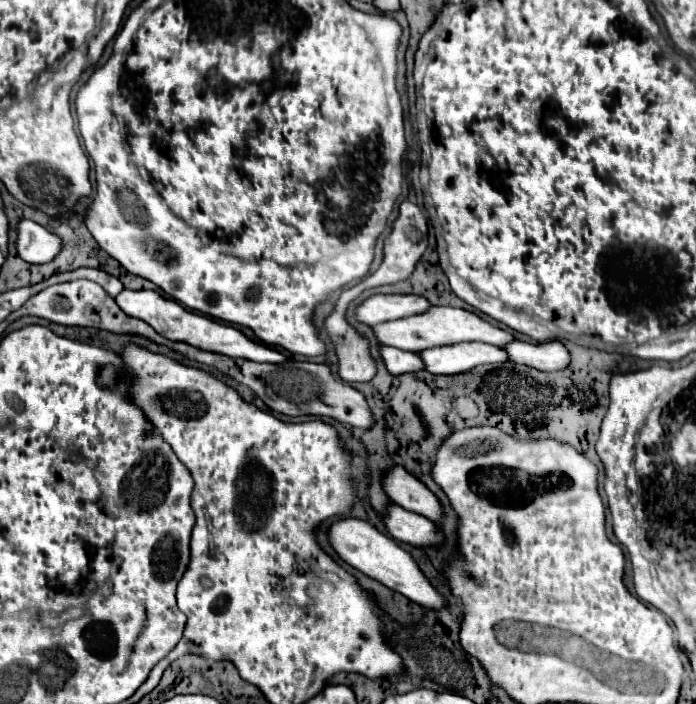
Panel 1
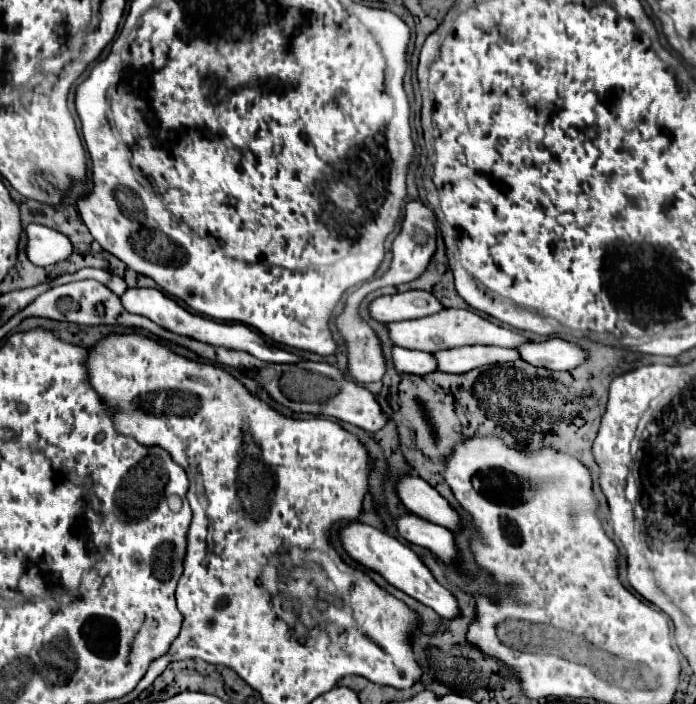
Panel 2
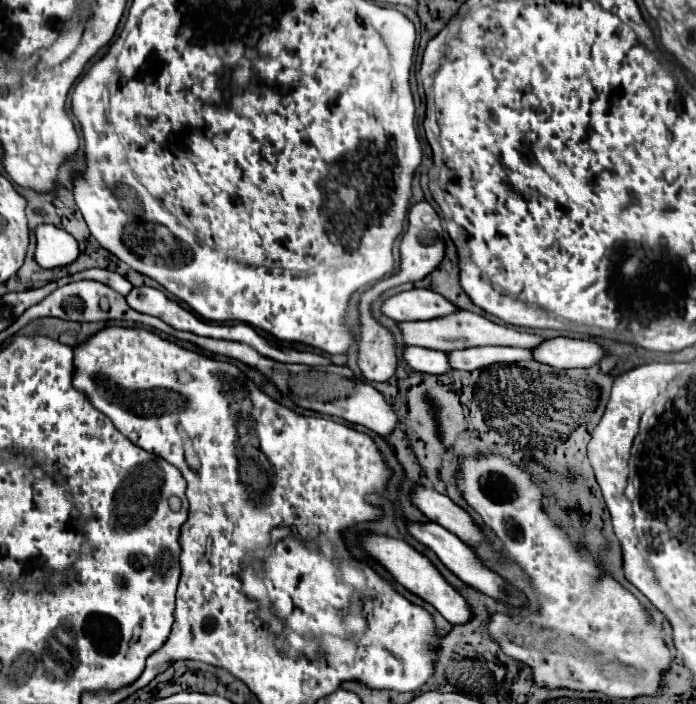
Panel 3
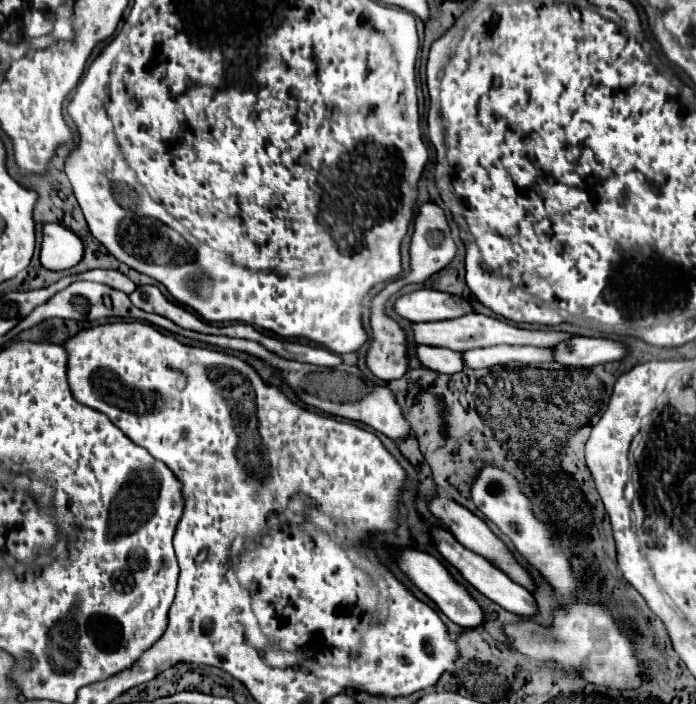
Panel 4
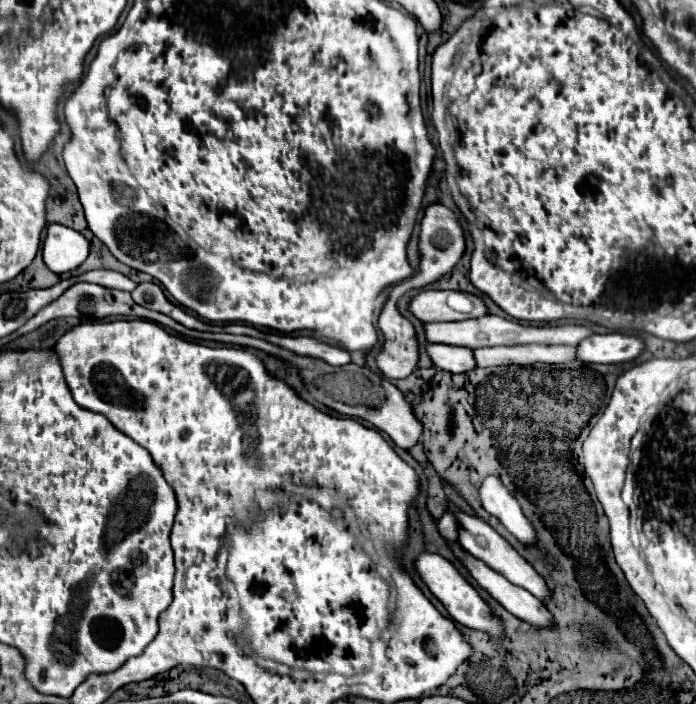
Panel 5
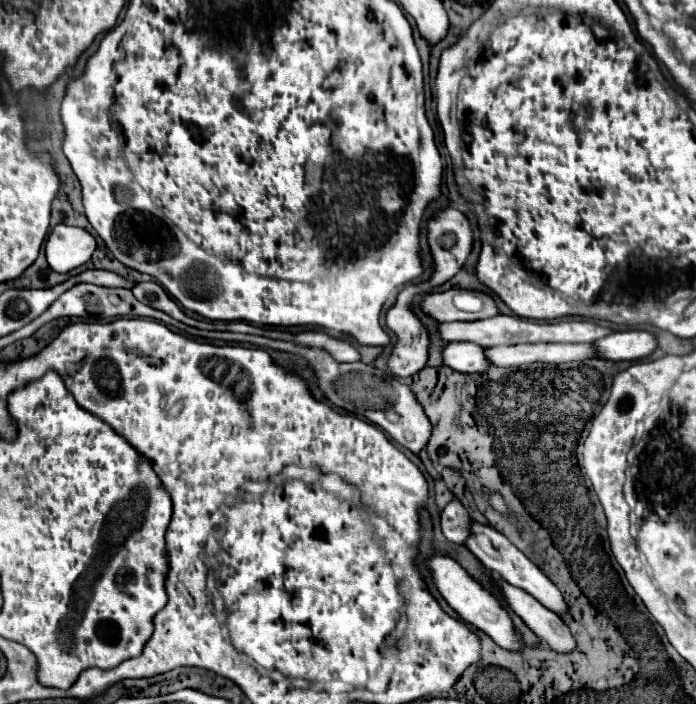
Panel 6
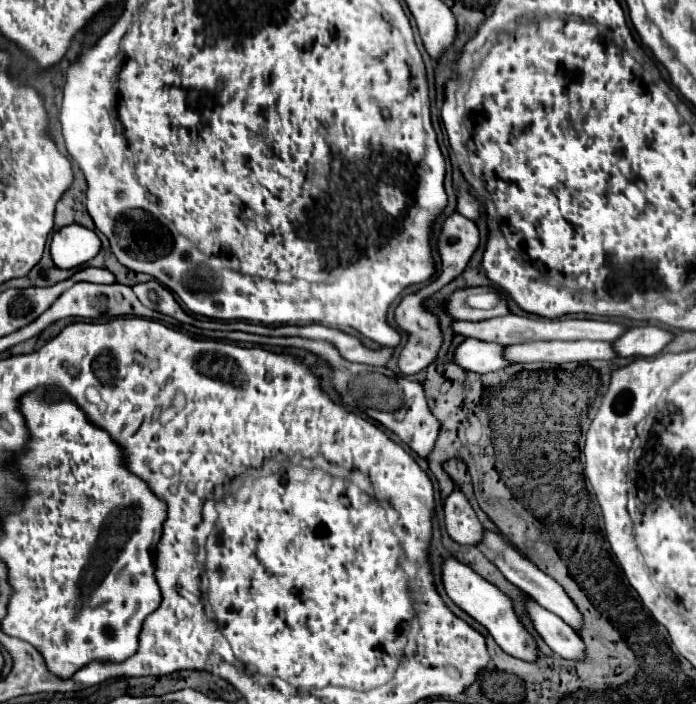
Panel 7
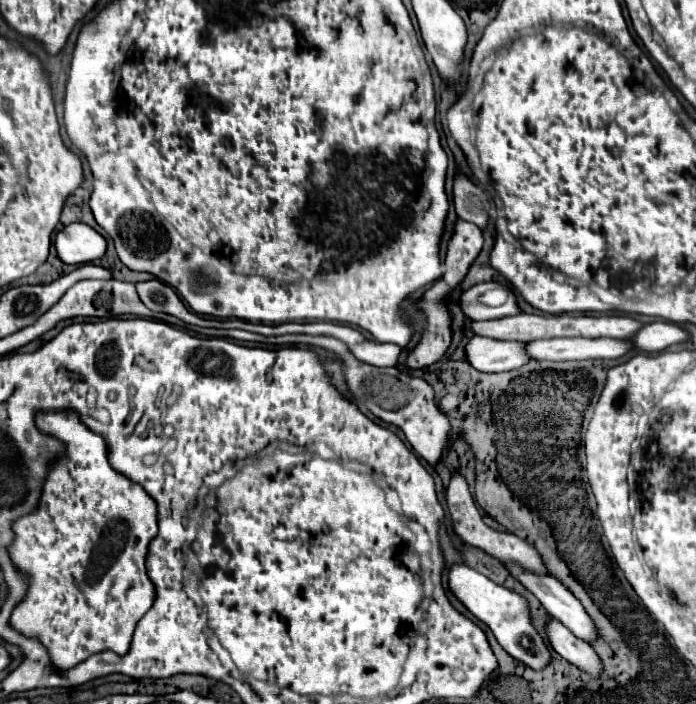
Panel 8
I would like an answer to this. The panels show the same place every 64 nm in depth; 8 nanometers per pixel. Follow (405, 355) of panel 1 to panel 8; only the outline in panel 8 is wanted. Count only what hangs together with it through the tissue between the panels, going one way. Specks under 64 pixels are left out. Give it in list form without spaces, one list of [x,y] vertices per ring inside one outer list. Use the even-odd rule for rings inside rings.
[[[472,336],[464,346],[464,354],[466,362],[478,372],[506,372],[528,362],[522,342],[500,342],[482,336]]]

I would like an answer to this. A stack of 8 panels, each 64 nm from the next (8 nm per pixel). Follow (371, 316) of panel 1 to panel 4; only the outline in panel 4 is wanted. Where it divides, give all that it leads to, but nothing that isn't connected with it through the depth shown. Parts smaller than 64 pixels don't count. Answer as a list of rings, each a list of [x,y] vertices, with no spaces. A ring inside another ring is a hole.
[[[422,288],[422,290],[402,294],[394,302],[394,310],[398,316],[410,322],[434,322],[434,320],[440,320],[434,316],[446,316],[442,320],[464,316],[472,312],[472,306],[456,296]]]

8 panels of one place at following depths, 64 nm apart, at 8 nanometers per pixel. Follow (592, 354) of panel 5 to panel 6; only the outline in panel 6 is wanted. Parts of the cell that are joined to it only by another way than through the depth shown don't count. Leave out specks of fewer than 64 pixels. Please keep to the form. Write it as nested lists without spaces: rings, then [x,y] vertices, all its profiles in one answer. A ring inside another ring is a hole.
[[[626,330],[612,332],[604,336],[604,340],[592,342],[596,352],[600,352],[600,360],[640,360],[646,358],[656,348],[656,338],[644,330]]]

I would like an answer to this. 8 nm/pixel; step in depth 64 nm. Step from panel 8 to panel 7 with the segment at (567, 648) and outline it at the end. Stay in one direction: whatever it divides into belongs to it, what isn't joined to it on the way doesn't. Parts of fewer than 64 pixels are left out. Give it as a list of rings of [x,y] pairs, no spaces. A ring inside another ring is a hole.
[[[532,598],[524,600],[524,610],[534,624],[534,630],[552,648],[552,652],[568,660],[580,660],[580,656],[584,656],[584,642],[562,618],[548,612]]]

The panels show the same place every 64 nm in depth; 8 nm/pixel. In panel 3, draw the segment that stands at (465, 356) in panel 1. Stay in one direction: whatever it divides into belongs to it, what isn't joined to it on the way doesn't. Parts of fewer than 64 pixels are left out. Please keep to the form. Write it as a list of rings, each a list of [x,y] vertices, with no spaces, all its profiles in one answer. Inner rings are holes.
[[[476,346],[466,350],[448,352],[448,364],[452,370],[476,370],[496,362],[512,364],[520,360],[532,360],[532,354],[526,348],[506,348],[506,346]]]

